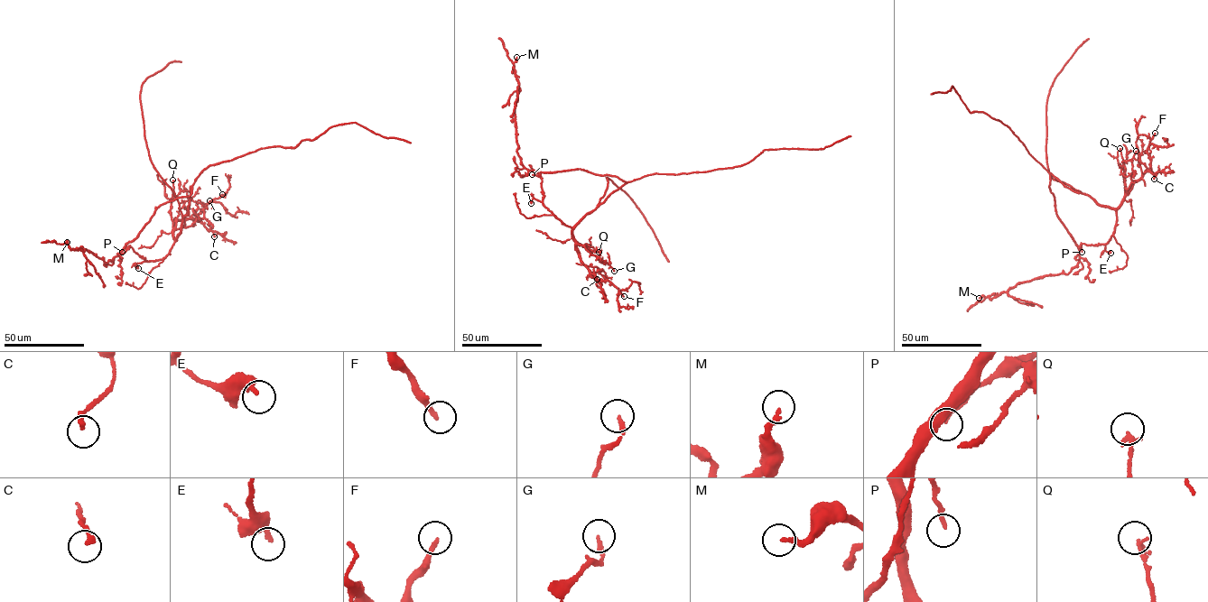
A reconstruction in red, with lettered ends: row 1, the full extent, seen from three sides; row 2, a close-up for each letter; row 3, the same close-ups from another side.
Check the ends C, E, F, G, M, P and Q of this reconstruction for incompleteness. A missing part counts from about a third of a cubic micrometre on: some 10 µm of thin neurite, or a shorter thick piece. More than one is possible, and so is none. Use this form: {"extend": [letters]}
{"extend": []}

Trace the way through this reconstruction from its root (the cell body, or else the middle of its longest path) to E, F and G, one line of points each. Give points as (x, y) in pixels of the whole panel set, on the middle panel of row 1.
E: (631, 180), (611, 193), (572, 226), (562, 222), (541, 202), (534, 199), (531, 203)
F: (631, 180), (585, 215), (572, 231), (580, 262), (590, 273), (599, 280), (608, 282), (624, 296)
G: (631, 180), (585, 215), (572, 231), (575, 242), (608, 263), (614, 271)

